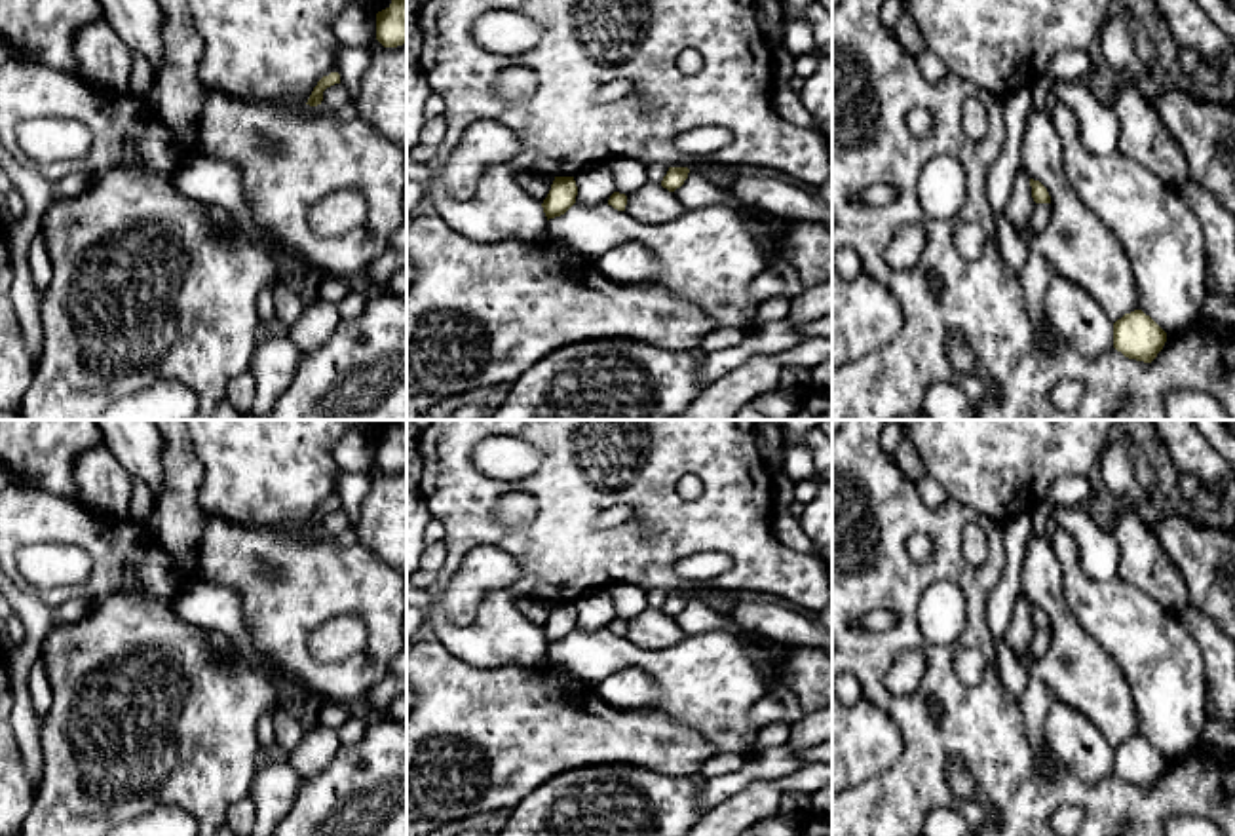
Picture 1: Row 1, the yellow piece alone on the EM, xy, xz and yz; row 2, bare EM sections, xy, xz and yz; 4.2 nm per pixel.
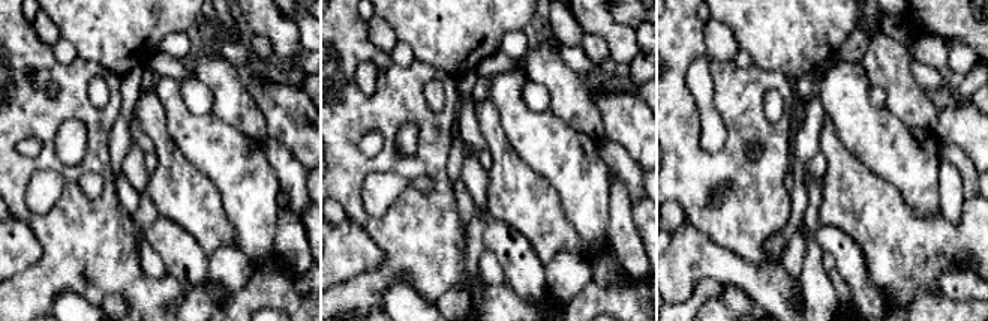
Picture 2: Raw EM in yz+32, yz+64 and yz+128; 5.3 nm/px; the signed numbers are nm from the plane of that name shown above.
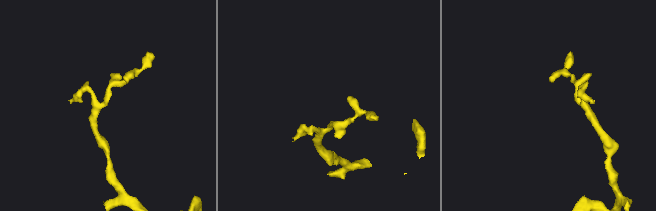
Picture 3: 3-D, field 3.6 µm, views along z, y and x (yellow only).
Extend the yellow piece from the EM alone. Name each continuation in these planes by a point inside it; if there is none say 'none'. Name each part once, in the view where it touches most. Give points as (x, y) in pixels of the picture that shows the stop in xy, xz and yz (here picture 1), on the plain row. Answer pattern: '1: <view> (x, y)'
none

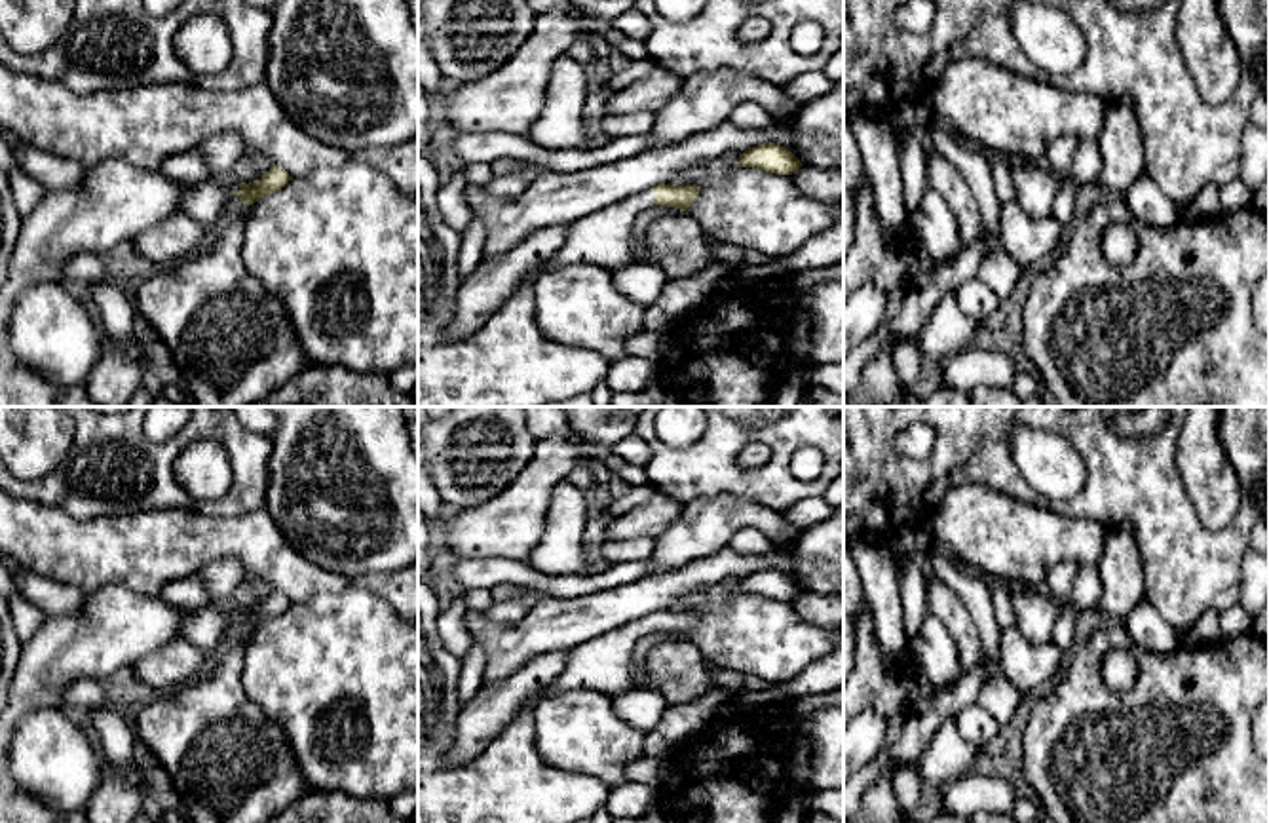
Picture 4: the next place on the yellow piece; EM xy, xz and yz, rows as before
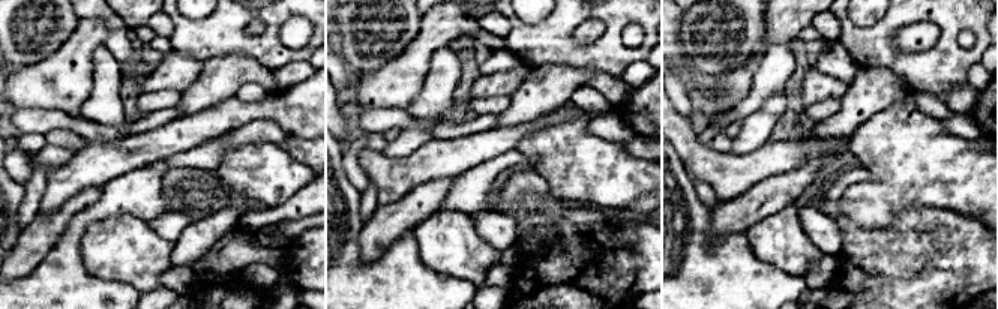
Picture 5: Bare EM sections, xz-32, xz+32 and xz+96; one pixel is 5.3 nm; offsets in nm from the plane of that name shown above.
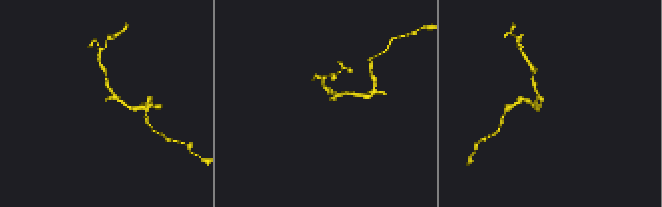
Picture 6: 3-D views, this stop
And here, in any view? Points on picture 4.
1: xz (508, 782)

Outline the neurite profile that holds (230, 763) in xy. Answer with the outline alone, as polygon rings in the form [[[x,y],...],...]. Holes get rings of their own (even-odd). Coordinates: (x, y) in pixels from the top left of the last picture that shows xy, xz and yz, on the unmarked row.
[[[249,633],[236,637],[194,680],[150,696],[133,724],[137,737],[169,774],[188,823],[266,823],[312,791],[285,730],[243,692],[247,641]]]

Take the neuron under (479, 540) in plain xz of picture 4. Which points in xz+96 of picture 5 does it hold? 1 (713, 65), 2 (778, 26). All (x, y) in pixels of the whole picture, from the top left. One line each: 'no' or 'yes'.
1: no
2: yes

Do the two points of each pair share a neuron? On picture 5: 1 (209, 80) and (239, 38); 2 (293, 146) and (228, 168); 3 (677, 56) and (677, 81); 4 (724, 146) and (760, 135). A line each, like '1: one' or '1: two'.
1: two
2: two
3: two
4: two

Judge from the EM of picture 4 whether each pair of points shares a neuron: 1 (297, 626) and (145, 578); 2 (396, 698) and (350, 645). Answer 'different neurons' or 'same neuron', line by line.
1: different neurons
2: same neuron

